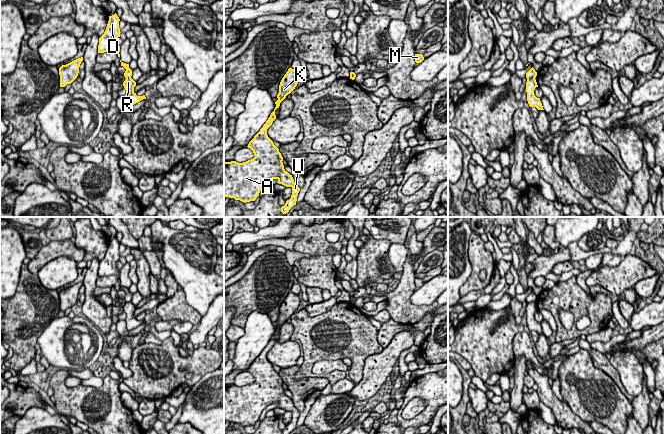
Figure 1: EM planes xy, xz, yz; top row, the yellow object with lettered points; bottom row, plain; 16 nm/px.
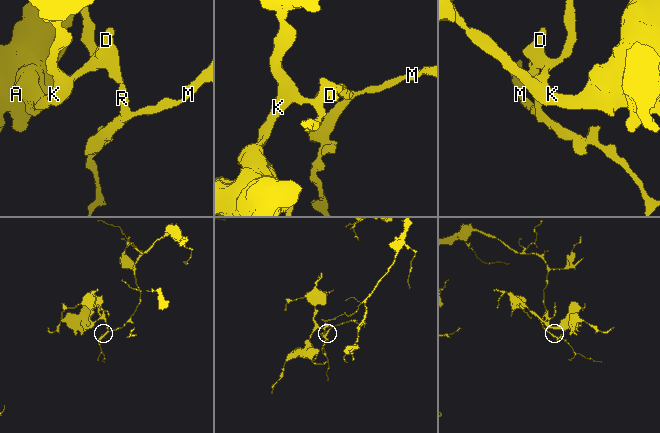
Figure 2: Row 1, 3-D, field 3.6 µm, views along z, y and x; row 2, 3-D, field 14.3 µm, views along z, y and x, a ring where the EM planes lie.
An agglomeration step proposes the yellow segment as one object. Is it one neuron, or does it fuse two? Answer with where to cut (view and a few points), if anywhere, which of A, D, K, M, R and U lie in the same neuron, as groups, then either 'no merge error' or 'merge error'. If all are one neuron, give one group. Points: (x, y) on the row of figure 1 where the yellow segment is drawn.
cut in yz along (534, 77), (527, 79); A D K U / M R; merge error

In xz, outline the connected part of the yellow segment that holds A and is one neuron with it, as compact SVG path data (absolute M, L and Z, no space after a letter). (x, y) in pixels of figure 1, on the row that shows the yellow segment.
M289 68L279 85L279 93L277 95L278 100L275 102L276 107L271 113L270 117L260 129L260 131L249 142L248 148L250 148L255 157L243 163L236 161L224 162L224 196L240 200L244 203L255 201L259 196L262 187L269 181L277 179L279 184L292 188L292 195L285 205L281 207L281 212L286 214L289 210L296 205L297 196L300 191L298 185L294 182L292 175L290 175L283 165L283 157L279 152L279 149L274 145L273 141L267 135L267 129L272 125L276 119L275 110L279 108L280 103L290 94L297 86L300 80L300 72Z

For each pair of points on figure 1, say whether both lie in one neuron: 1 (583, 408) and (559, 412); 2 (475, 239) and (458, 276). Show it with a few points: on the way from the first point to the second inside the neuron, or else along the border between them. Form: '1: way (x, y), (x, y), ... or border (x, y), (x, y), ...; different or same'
1: border (565, 401), (575, 414), (588, 422); different
2: border (472, 233), (468, 243), (471, 274), (467, 280); different

